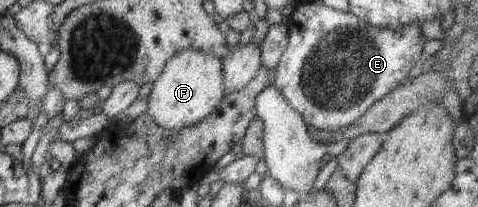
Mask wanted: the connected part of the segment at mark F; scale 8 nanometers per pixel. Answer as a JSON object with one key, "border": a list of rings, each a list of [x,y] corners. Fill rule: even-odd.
{"border":[[[185,49],[173,55],[153,83],[148,96],[147,114],[158,127],[168,131],[180,130],[208,117],[220,103],[225,93],[221,58],[210,52]]]}

